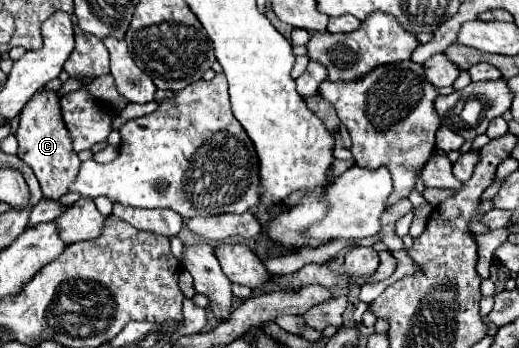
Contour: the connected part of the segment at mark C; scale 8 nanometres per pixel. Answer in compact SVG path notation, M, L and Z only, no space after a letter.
M38 92L34 98L24 106L20 114L20 126L16 132L18 138L18 156L34 170L42 194L48 200L62 198L68 194L72 180L76 180L80 170L78 154L72 148L72 138L68 136L68 128L60 116L60 98L56 92Z

